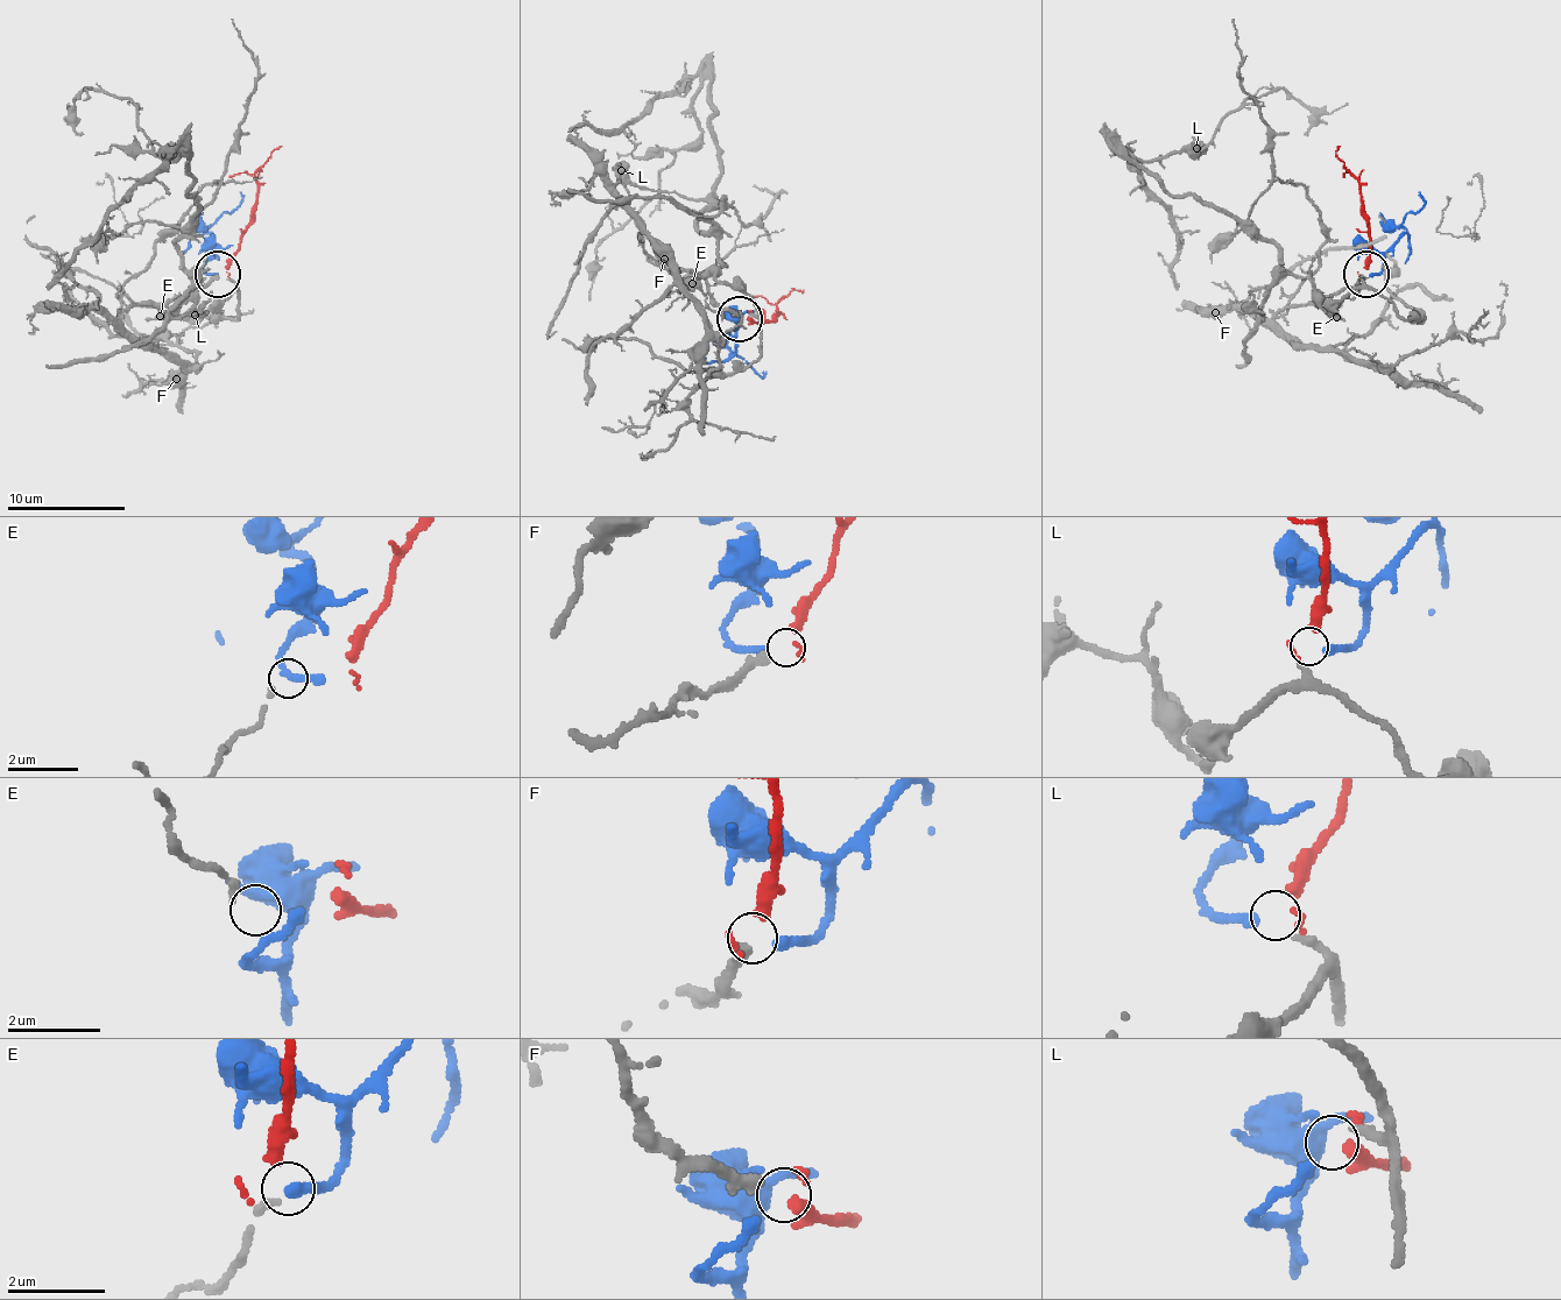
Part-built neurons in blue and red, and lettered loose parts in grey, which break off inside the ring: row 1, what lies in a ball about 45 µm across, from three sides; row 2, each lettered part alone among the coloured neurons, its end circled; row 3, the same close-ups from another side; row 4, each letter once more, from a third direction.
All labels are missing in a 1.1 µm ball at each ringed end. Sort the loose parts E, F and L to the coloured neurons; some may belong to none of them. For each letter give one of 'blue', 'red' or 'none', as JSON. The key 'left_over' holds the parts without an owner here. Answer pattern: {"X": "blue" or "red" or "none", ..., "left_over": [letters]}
{"E": "none", "F": "red", "L": "blue", "left_over": ["E"]}

